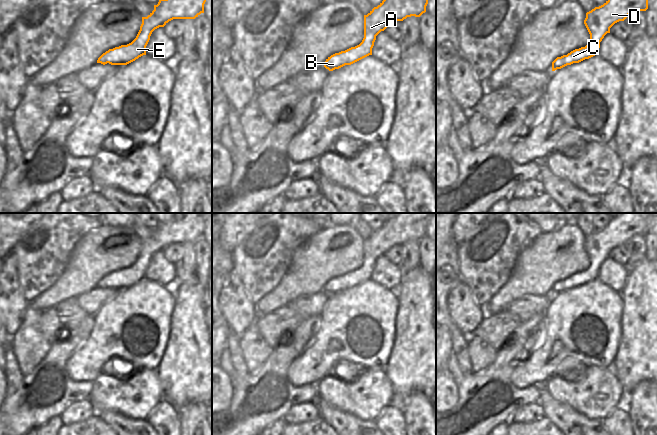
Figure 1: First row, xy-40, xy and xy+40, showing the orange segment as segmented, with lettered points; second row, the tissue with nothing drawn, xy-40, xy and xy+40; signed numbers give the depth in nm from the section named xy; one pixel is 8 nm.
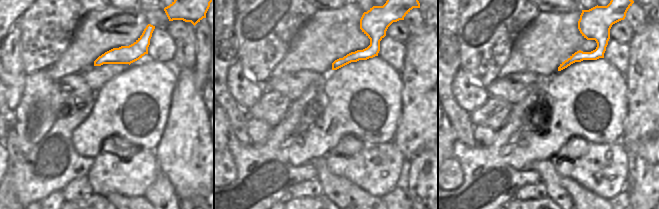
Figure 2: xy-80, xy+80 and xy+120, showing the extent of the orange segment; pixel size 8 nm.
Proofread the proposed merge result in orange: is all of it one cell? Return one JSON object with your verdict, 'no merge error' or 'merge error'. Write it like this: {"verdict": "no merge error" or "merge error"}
{"verdict": "no merge error"}

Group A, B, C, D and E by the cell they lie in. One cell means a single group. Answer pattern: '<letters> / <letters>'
A B C D E

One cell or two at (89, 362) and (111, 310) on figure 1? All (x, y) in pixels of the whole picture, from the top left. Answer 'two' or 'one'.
one

